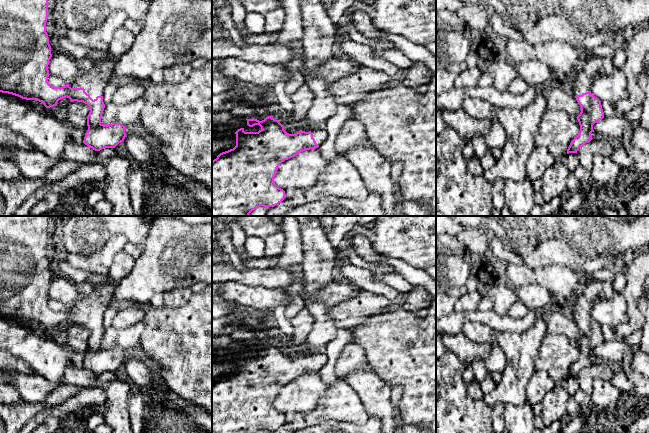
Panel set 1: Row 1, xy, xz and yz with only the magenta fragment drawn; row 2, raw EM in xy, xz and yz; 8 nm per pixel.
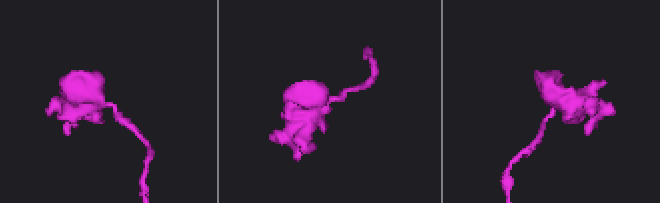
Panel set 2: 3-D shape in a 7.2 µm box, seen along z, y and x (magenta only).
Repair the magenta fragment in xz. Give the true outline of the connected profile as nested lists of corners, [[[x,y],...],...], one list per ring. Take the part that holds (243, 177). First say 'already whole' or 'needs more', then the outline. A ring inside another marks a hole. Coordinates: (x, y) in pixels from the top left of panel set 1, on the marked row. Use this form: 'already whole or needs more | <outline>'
needs more | [[[271,116],[262,121],[246,120],[249,127],[259,125],[261,129],[258,132],[238,129],[236,146],[212,161],[212,216],[249,216],[260,206],[269,208],[281,203],[286,194],[274,182],[279,165],[305,150],[318,148],[327,138],[323,127],[289,134],[280,121]]]

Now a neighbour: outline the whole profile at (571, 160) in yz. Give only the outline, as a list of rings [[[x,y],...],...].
[[[569,153],[563,161],[570,172],[574,172],[575,169],[580,165],[579,158],[576,153]]]

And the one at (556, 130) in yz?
[[[548,106],[535,132],[535,147],[545,147],[556,160],[561,160],[579,132],[576,117]]]

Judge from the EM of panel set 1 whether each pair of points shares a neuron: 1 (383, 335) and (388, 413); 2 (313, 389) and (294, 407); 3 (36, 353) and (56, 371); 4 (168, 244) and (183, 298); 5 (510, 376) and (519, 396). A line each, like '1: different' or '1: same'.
1: different
2: same
3: same
4: different
5: same

